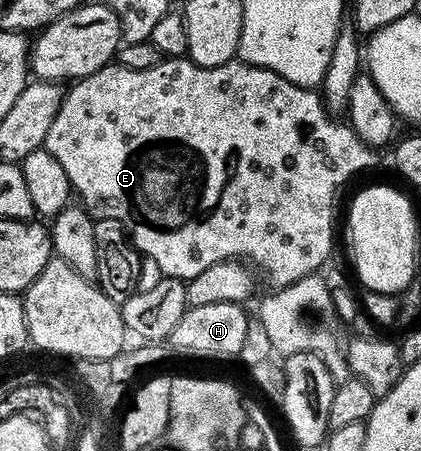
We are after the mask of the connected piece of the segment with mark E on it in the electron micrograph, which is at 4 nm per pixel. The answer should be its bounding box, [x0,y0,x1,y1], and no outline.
[44,56,378,289]

